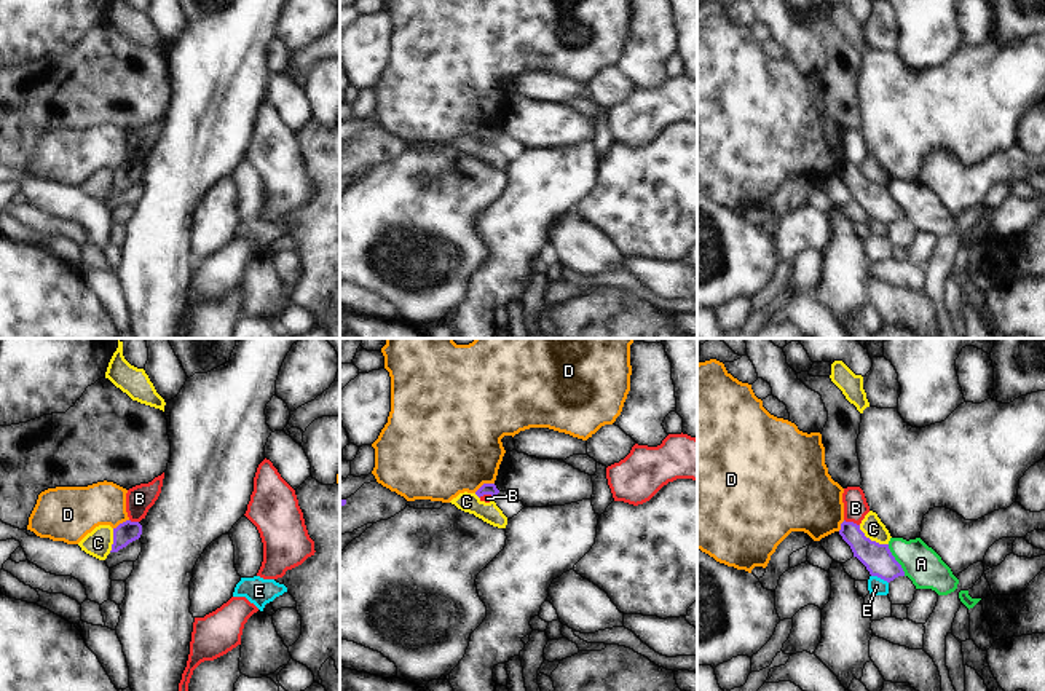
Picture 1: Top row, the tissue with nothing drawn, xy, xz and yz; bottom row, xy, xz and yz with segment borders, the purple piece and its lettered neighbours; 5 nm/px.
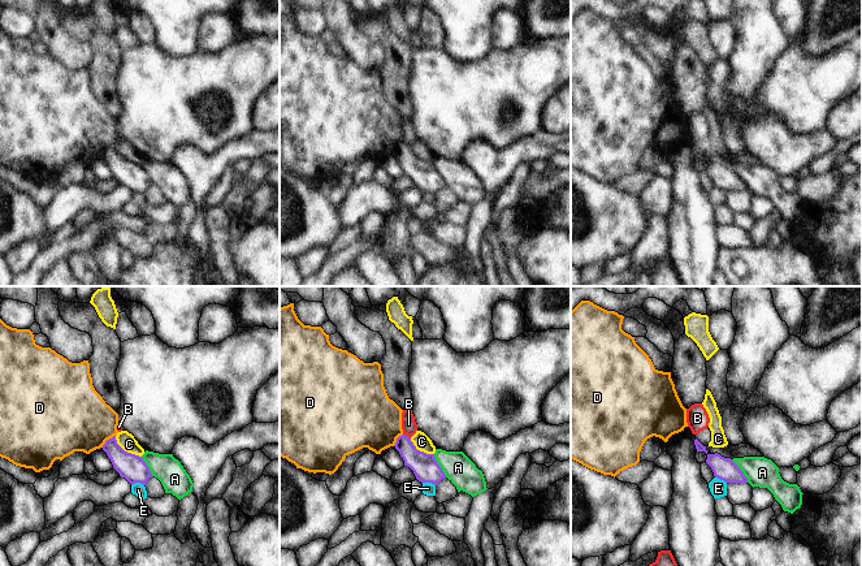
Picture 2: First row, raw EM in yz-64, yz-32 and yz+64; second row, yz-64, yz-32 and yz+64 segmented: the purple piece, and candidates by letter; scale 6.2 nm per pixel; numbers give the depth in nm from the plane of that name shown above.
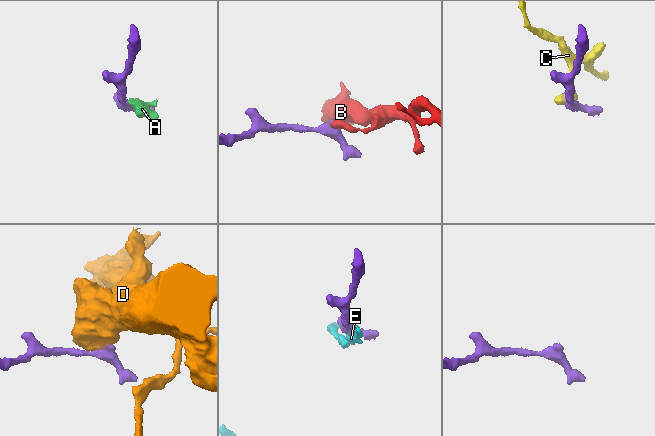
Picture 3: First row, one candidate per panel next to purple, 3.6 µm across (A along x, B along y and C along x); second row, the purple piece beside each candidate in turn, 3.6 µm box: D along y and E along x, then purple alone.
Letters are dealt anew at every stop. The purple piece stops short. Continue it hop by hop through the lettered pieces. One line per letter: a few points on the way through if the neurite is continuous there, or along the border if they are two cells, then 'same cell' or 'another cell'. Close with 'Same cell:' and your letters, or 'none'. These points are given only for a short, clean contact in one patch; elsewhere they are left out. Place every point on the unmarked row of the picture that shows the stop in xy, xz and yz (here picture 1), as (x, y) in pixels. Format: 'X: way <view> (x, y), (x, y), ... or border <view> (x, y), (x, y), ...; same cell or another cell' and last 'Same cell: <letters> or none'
A: another cell
B: border yz (844, 161), (859, 168); another cell
C: another cell
D: another cell
E: border yz (871, 217), (887, 225); another cell
Same cell: none

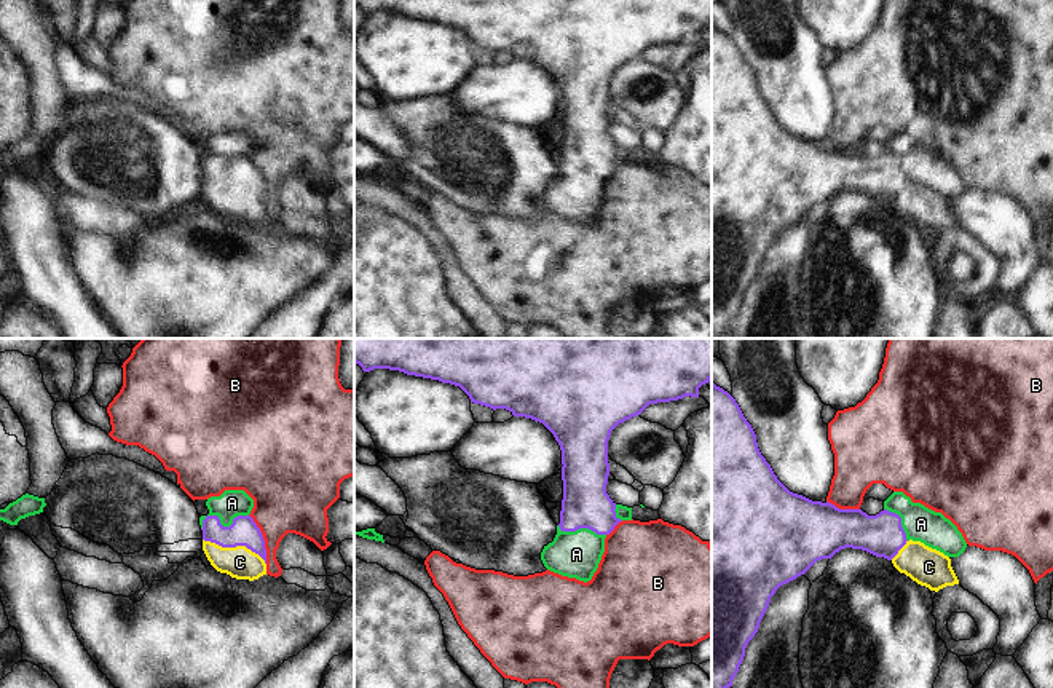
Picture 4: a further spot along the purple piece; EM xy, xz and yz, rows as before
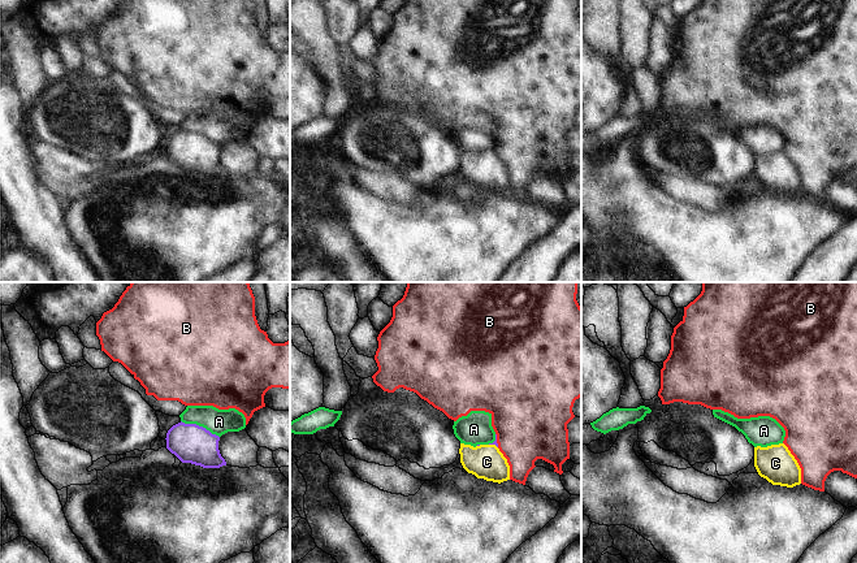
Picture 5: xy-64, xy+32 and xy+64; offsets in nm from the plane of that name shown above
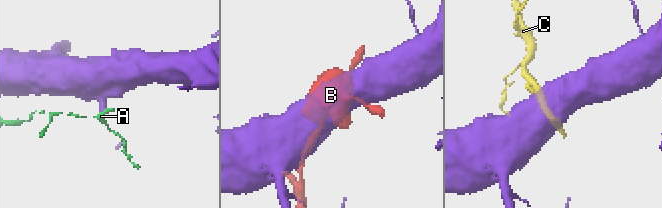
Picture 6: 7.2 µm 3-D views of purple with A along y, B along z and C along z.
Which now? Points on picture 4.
A: border xy (248, 157), (238, 157), (228, 168), (208, 158), (201, 171); another cell
B: another cell
C: way xy (243, 174), (243, 181), (235, 189), (240, 205); same cell
Same cell: C

